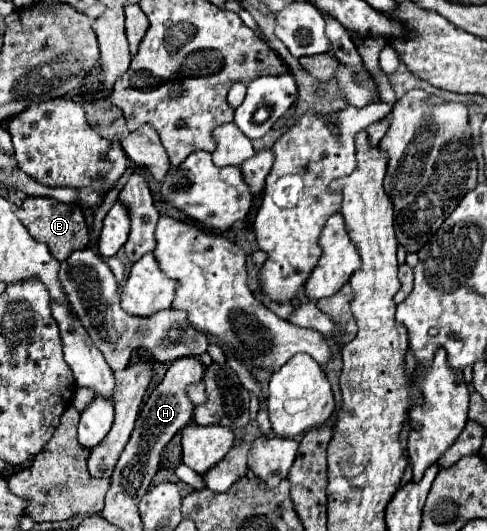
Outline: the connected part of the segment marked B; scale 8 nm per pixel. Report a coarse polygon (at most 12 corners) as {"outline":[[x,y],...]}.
{"outline":[[26,197],[18,219],[52,257],[90,243],[82,209]]}

